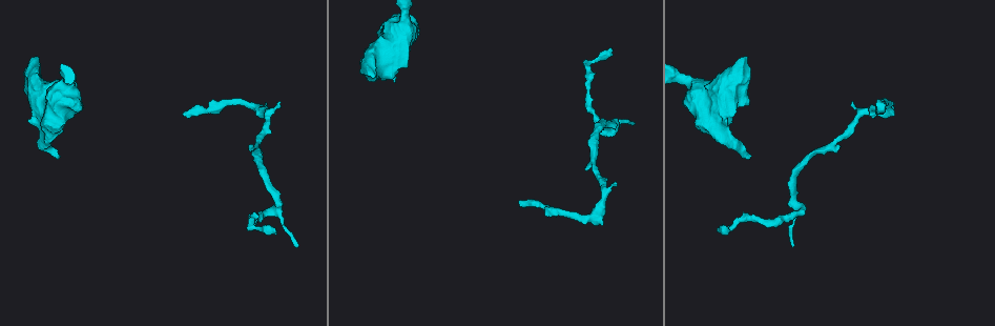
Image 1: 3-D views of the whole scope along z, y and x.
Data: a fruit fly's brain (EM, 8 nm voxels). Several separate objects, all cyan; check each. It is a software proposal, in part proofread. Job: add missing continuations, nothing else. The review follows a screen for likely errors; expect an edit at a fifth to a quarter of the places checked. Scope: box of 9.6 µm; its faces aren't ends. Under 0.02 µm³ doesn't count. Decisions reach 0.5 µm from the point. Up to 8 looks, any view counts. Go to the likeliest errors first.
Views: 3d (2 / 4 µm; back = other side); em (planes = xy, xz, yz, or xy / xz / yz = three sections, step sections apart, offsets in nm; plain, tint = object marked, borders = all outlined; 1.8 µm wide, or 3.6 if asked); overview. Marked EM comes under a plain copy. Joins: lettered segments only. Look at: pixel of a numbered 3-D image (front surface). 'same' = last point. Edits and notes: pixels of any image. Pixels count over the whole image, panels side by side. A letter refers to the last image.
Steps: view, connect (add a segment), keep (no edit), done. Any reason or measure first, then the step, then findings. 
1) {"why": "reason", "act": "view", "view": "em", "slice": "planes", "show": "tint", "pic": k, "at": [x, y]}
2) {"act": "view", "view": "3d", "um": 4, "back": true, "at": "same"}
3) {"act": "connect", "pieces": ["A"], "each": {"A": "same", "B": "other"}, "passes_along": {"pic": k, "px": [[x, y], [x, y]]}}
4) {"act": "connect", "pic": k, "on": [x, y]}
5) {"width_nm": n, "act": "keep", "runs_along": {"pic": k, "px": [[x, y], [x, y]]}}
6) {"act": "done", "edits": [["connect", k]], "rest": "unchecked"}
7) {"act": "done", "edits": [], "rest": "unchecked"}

{"act": "view", "view": "3d", "um": 2, "pic": 1, "at": [718, 230]}

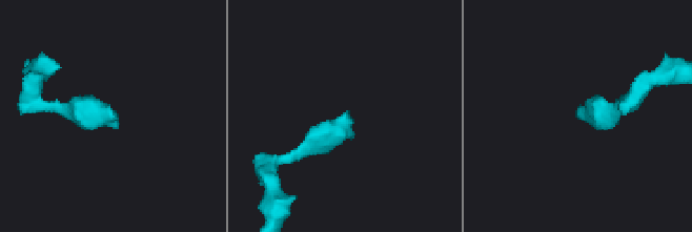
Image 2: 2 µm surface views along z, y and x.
{"why": "shape alone is not enough", "act": "view", "view": "em", "slice": "planes", "show": "borders", "pic": 2, "at": [349, 113]}

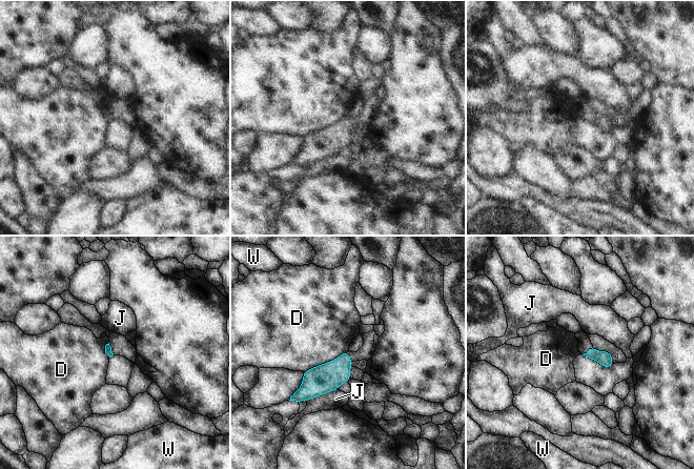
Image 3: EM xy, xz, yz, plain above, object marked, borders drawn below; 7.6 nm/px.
{"act": "keep", "each": {"D": "other", "J": "other", "W": "other"}, "found": "none of them fits"}

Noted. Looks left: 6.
{"why": "free end", "act": "view", "view": "3d", "um": 4, "pic": 1, "at": [749, 159]}

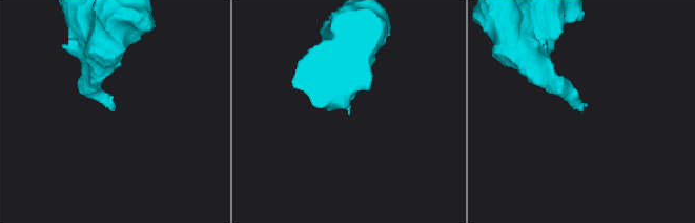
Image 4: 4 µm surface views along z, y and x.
{"why": "now the EM", "act": "view", "view": "em", "slice": "planes", "show": "borders", "pic": 4, "at": [114, 107]}

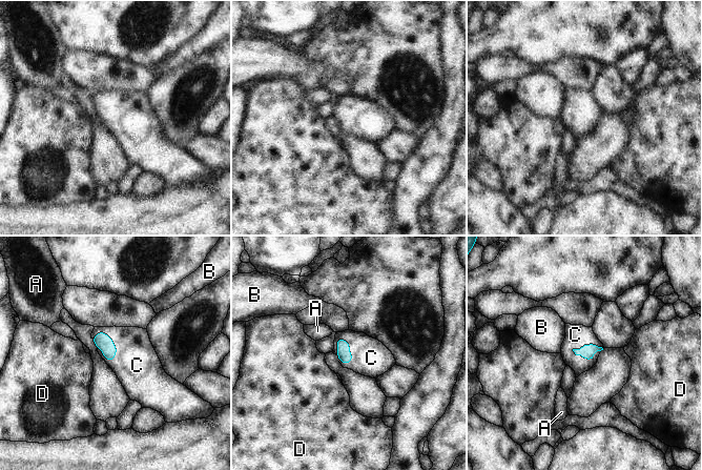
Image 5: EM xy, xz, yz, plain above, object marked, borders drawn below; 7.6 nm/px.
{"act": "connect", "pieces": ["C"], "each": {"A": "other", "B": "other", "C": "same", "D": "other"}, "found": "the cell continues"}

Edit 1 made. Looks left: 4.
{"why": "branch stops here", "act": "view", "view": "em", "slice": "planes", "show": "borders", "pic": 1, "at": [851, 103]}

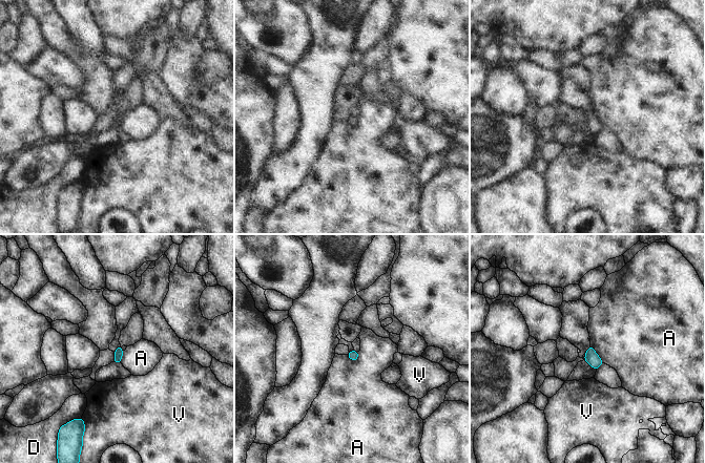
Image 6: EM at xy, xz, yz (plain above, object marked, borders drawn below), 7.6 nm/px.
{"act": "keep", "each": {"A": "other", "D": "other", "V": "other"}, "border": {"pic": 6, "px": [[346, 355], [353, 360], [359, 357]]}, "found": "none of them fits"}

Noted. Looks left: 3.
{"act": "done", "edits": [["connect", 5]], "rest": "unchecked"}

